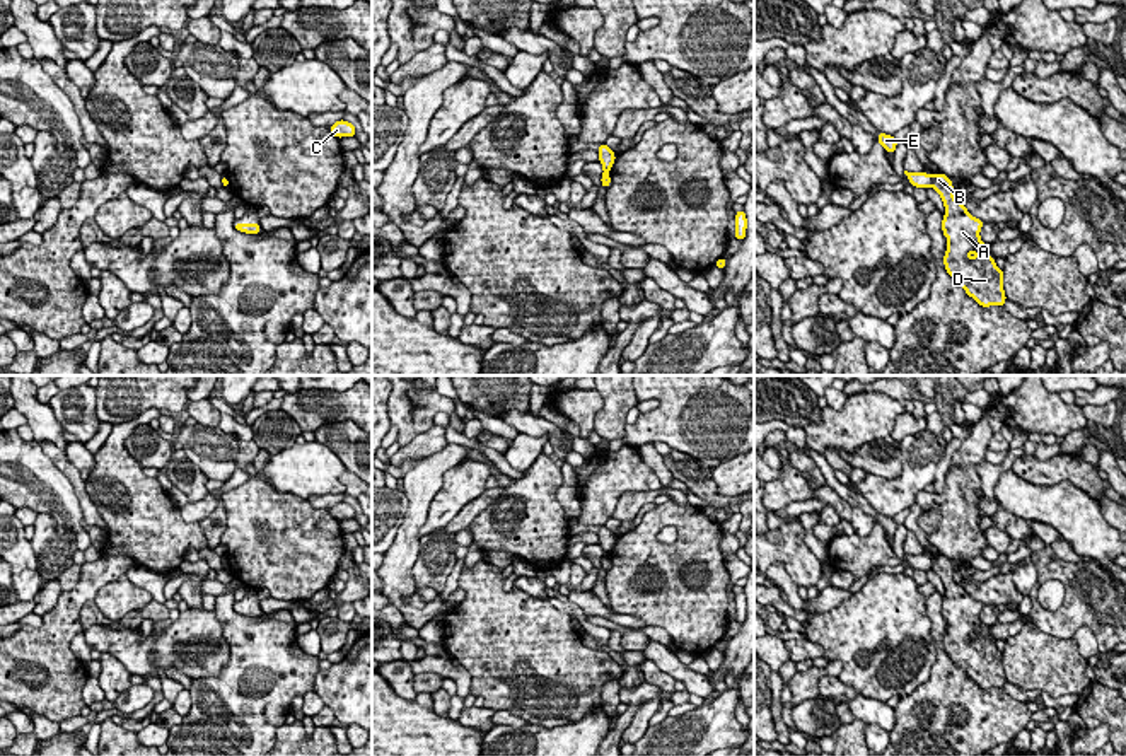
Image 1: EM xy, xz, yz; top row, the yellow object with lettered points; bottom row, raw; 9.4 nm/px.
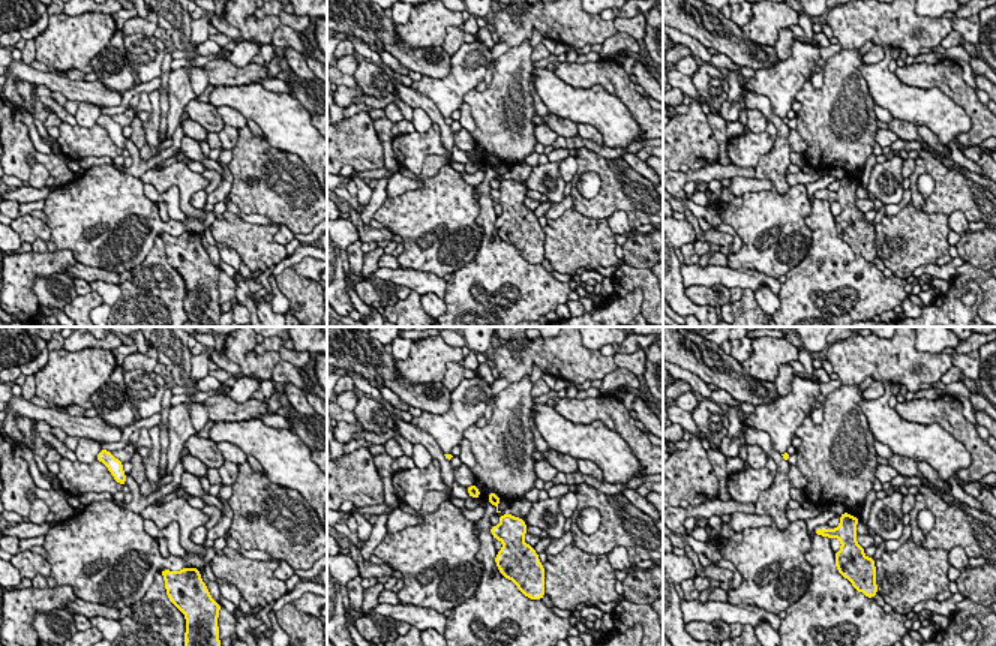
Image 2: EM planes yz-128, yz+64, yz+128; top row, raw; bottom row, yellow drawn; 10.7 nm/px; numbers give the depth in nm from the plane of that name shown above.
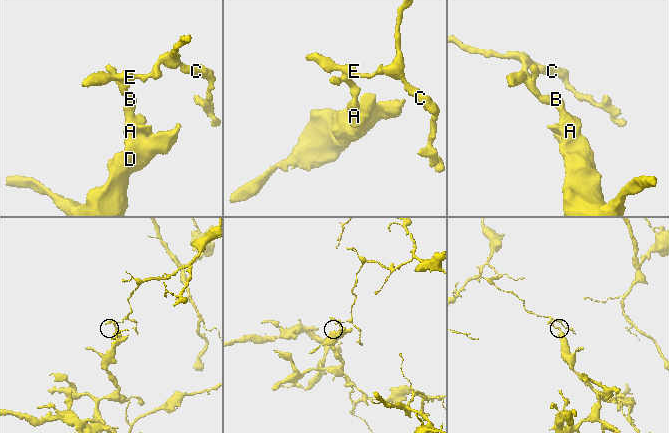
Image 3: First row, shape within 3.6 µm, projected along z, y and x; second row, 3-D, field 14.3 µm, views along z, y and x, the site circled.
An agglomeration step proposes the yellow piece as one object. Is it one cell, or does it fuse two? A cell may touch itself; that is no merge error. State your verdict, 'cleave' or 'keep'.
cleave

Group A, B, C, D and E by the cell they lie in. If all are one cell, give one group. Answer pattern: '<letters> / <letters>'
A B D / C E

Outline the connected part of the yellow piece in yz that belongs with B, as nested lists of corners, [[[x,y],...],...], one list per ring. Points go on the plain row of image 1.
[[[932,558],[932,570],[940,577],[945,597],[942,614],[947,619],[943,647],[952,662],[961,667],[981,689],[1003,689],[1003,652],[990,638],[990,630],[981,623],[983,602],[972,599],[967,590],[954,580],[949,558]]]

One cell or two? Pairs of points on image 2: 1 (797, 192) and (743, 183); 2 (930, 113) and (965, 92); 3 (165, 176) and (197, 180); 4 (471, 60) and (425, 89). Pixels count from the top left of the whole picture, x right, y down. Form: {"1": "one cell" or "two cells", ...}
{"1": "two cells", "2": "two cells", "3": "one cell", "4": "one cell"}

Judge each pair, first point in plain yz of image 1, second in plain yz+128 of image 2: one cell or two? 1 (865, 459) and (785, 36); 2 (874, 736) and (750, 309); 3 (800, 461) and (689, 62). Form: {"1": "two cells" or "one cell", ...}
{"1": "two cells", "2": "two cells", "3": "two cells"}

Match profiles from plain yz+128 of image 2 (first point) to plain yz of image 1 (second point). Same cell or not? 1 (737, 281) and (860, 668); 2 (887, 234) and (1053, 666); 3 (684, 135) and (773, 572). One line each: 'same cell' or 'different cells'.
1: different cells
2: same cell
3: different cells

